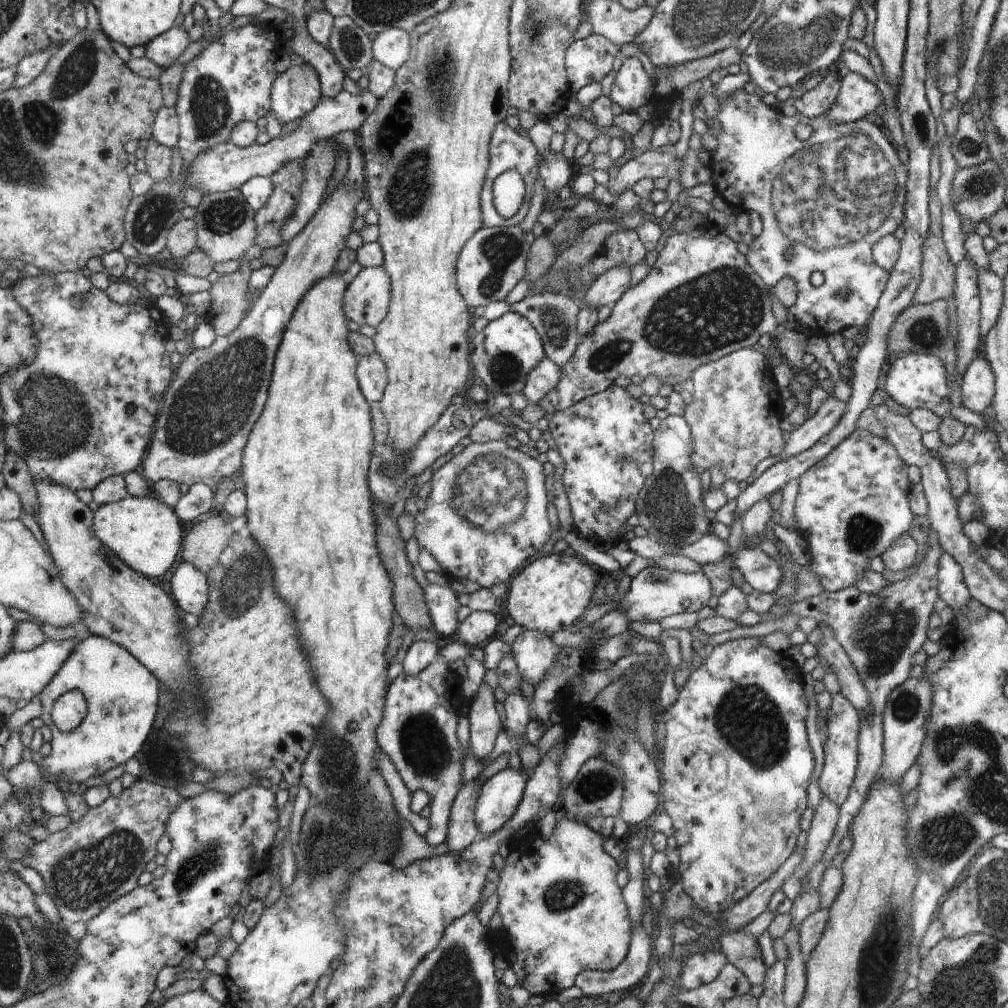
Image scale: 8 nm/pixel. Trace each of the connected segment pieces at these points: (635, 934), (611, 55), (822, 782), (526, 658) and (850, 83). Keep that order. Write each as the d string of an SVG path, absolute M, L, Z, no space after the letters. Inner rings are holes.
M640 921L631 928L629 951L620 966L610 972L583 971L576 976L573 985L578 986L586 998L615 990L635 991L651 968L652 942L653 938L646 933Z
M594 33L572 42L565 52L565 71L572 96L586 84L601 82L614 68L614 58L619 54L619 46Z
M839 692L832 695L832 706L828 714L828 734L823 740L824 766L818 784L823 795L842 806L847 799L849 786L854 780L858 764L859 712Z
M525 629L510 645L522 679L535 686L559 663L557 656L563 648L556 646L547 633Z
M850 71L842 78L838 96L825 116L832 123L851 123L872 114L882 103L883 98L875 82Z

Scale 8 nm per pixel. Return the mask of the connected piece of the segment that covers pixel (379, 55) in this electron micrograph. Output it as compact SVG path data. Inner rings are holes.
M396 27L377 33L371 46L374 60L385 64L393 71L408 60L410 47L410 35Z

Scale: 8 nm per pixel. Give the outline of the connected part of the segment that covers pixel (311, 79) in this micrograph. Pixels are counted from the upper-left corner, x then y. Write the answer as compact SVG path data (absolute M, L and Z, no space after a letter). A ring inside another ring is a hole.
M296 56L290 67L283 73L277 73L276 80L271 88L271 103L269 110L272 111L280 124L298 120L306 116L321 99L321 82L318 78L318 73L314 67Z

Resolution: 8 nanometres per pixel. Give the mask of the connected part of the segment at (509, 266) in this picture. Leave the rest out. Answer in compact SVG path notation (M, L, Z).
M484 226L464 243L456 261L456 286L471 311L477 306L484 308L490 302L504 300L508 292L522 280L529 253L525 236L519 226Z

